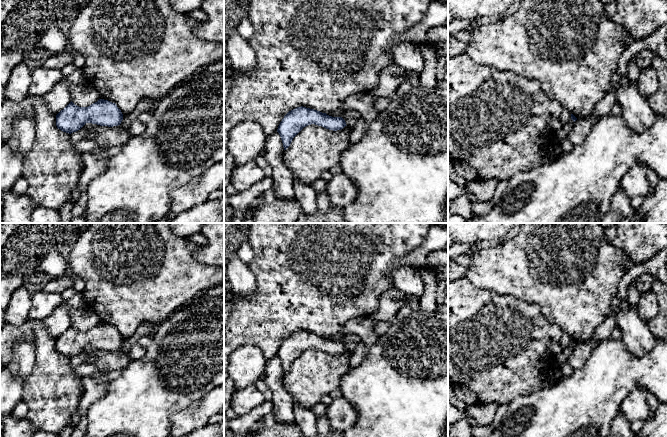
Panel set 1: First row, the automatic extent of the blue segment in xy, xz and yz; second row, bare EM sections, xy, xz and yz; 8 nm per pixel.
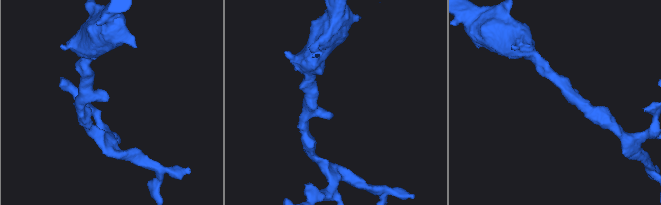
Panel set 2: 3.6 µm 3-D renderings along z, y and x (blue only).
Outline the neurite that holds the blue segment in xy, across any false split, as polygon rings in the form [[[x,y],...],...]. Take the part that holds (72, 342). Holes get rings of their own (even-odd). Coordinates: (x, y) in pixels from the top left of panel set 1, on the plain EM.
[[[99,323],[88,331],[79,331],[72,325],[56,339],[56,350],[63,356],[73,357],[80,354],[86,347],[100,350],[118,350],[123,338],[115,327]]]

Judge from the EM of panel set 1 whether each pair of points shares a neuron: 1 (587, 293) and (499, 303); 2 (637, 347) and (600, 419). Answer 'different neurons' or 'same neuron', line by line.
1: different neurons
2: different neurons

